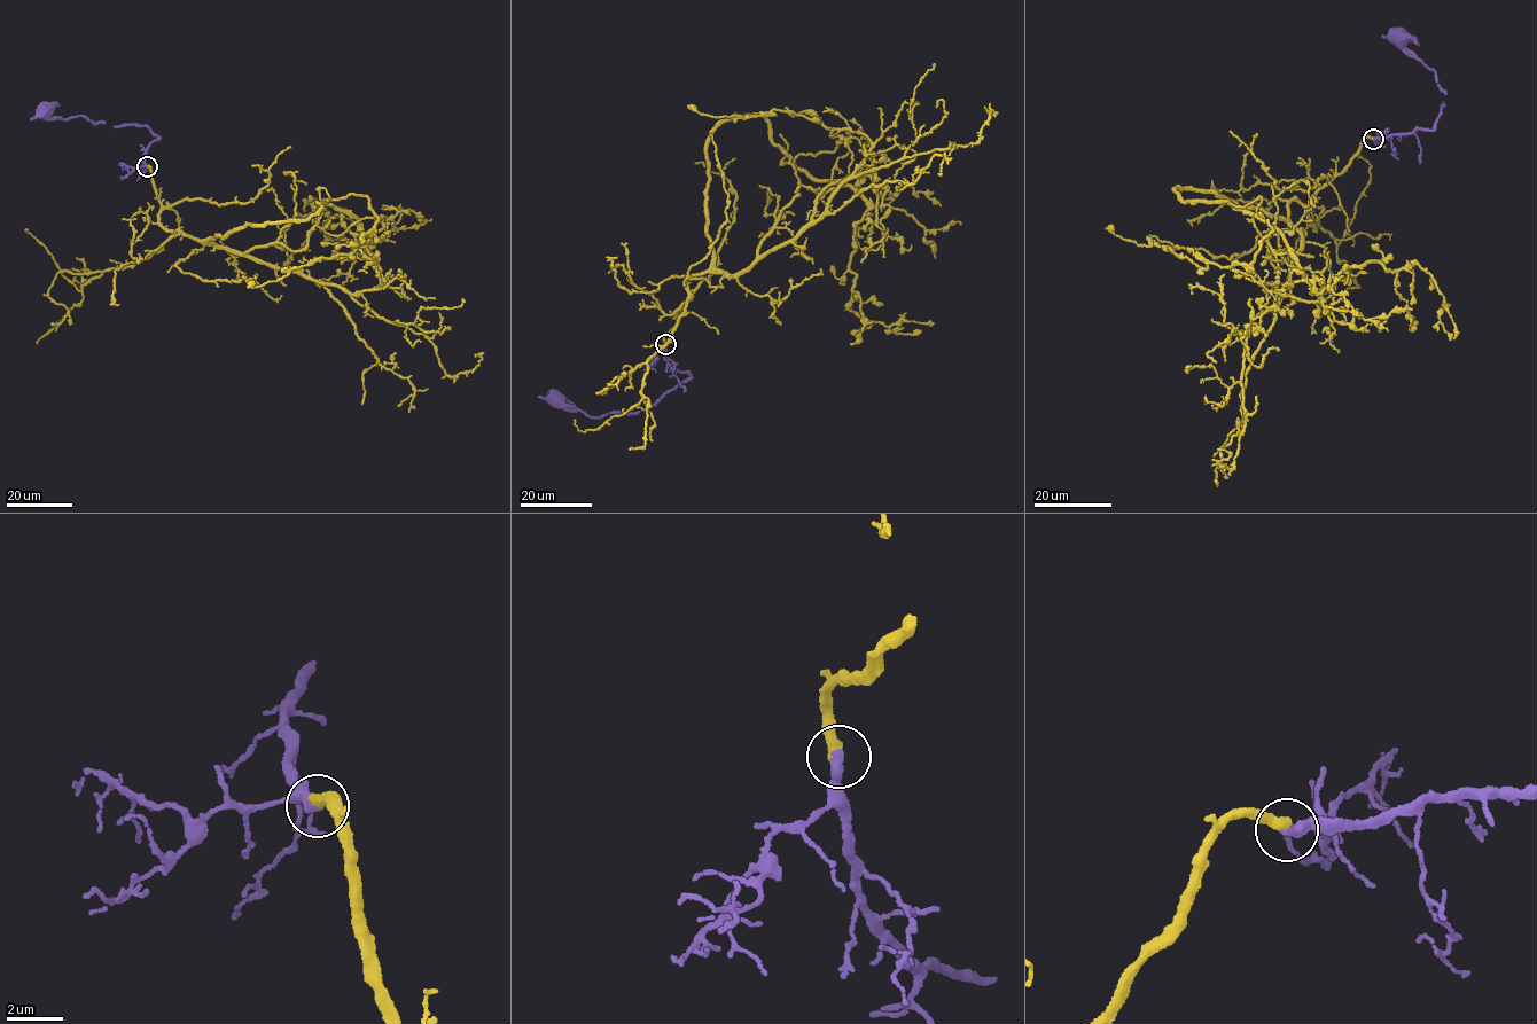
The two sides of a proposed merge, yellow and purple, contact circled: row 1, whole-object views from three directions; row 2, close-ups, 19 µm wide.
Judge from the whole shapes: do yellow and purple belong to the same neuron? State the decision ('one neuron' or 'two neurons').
one neuron

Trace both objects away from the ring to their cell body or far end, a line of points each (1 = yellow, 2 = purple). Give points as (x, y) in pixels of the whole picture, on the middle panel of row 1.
1: (665, 344), (687, 280), (747, 270), (809, 224), (829, 185), (874, 166), (868, 145), (819, 119), (687, 106)
2: (665, 344), (669, 364), (691, 376), (653, 405), (591, 417), (554, 401)

